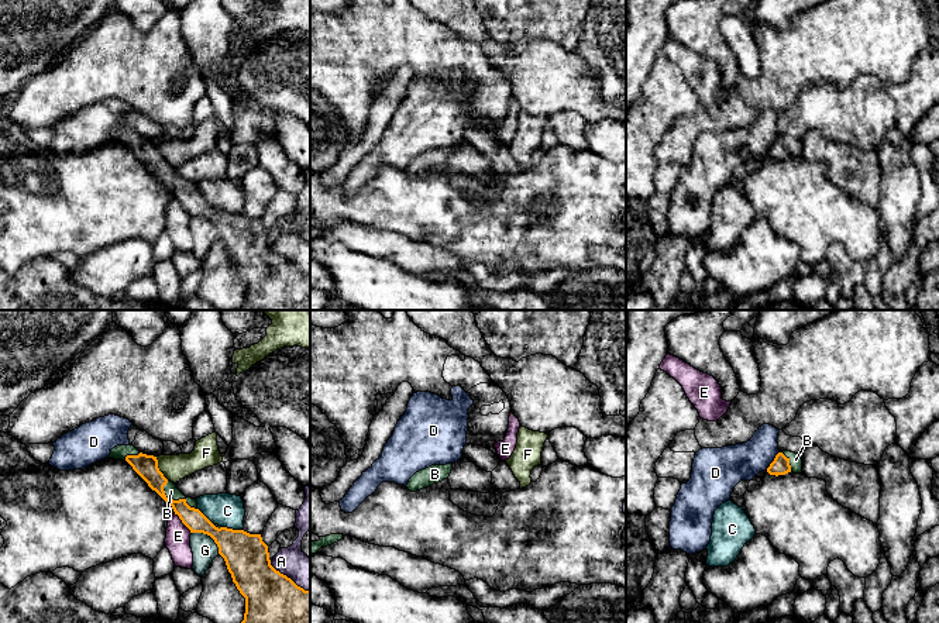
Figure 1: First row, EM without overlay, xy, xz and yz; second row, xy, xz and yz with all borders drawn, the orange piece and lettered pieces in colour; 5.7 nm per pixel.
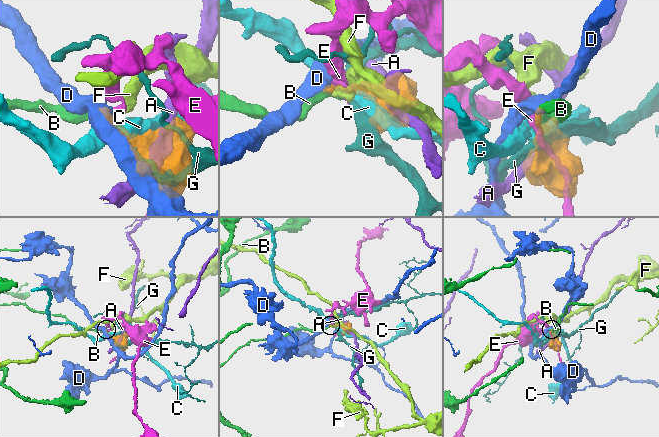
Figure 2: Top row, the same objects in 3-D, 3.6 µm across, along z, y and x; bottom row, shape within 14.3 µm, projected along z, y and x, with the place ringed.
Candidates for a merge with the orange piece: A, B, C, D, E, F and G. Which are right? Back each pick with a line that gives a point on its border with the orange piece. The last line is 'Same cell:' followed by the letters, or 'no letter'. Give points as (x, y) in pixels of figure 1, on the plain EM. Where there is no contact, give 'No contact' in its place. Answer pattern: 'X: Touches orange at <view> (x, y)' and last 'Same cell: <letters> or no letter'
B: Touches orange at xy (175, 185)
Same cell: B

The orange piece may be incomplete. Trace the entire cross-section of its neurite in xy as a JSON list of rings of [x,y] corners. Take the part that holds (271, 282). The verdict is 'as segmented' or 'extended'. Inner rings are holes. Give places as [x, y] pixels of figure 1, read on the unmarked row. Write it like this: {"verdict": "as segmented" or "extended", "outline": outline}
{"verdict": "extended", "outline": [[[117,130],[107,142],[127,145],[148,171],[172,190],[175,199],[179,200],[190,217],[203,217],[214,224],[233,266],[245,282],[244,304],[238,310],[310,310],[310,275],[297,271],[271,249],[268,230],[262,226],[261,218],[213,209],[197,193],[196,183],[186,182],[173,166],[164,161],[158,152],[156,141],[142,138],[134,130]]]}

